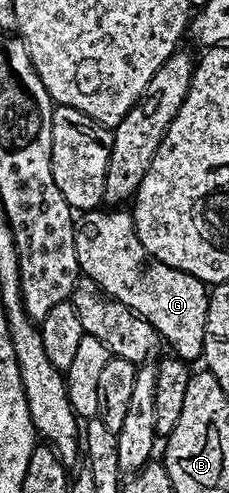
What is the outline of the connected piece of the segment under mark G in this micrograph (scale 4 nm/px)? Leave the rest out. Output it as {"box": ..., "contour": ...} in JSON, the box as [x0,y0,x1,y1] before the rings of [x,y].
{"box":[75,207,209,363],"contour":[[[100,207],[86,210],[75,222],[75,250],[80,274],[113,299],[125,303],[125,307],[145,318],[159,333],[166,348],[167,345],[171,348],[168,350],[174,356],[188,363],[194,363],[195,360],[198,362],[202,358],[205,347],[205,319],[209,311],[208,286],[201,279],[151,257],[149,251],[145,251],[141,239],[137,239],[134,216],[126,208]]]}

